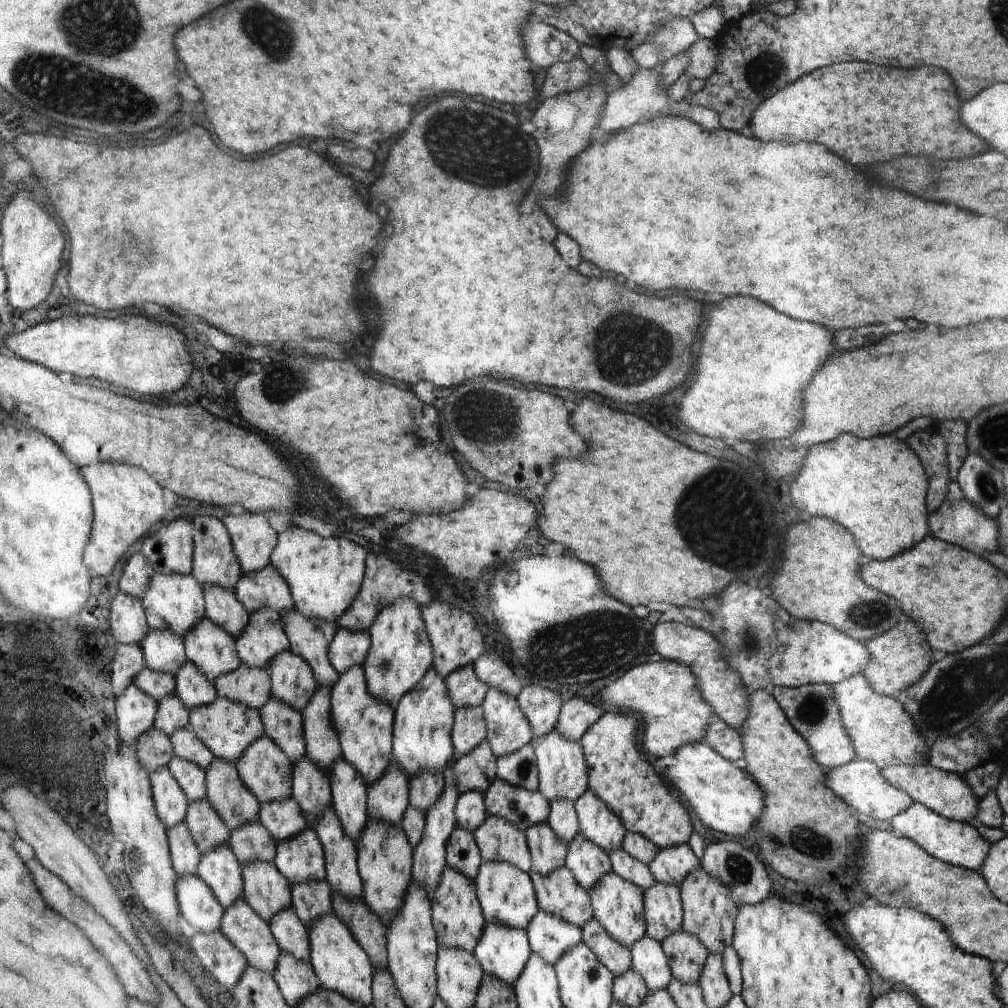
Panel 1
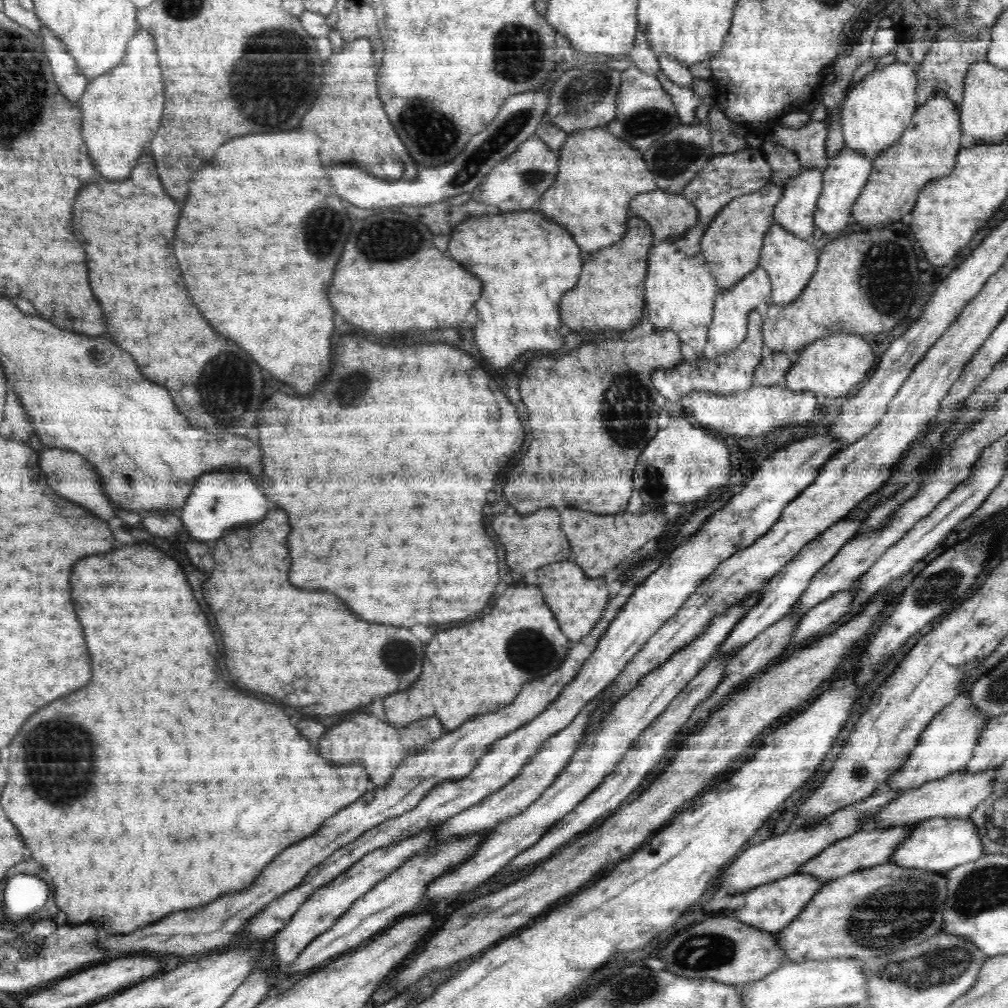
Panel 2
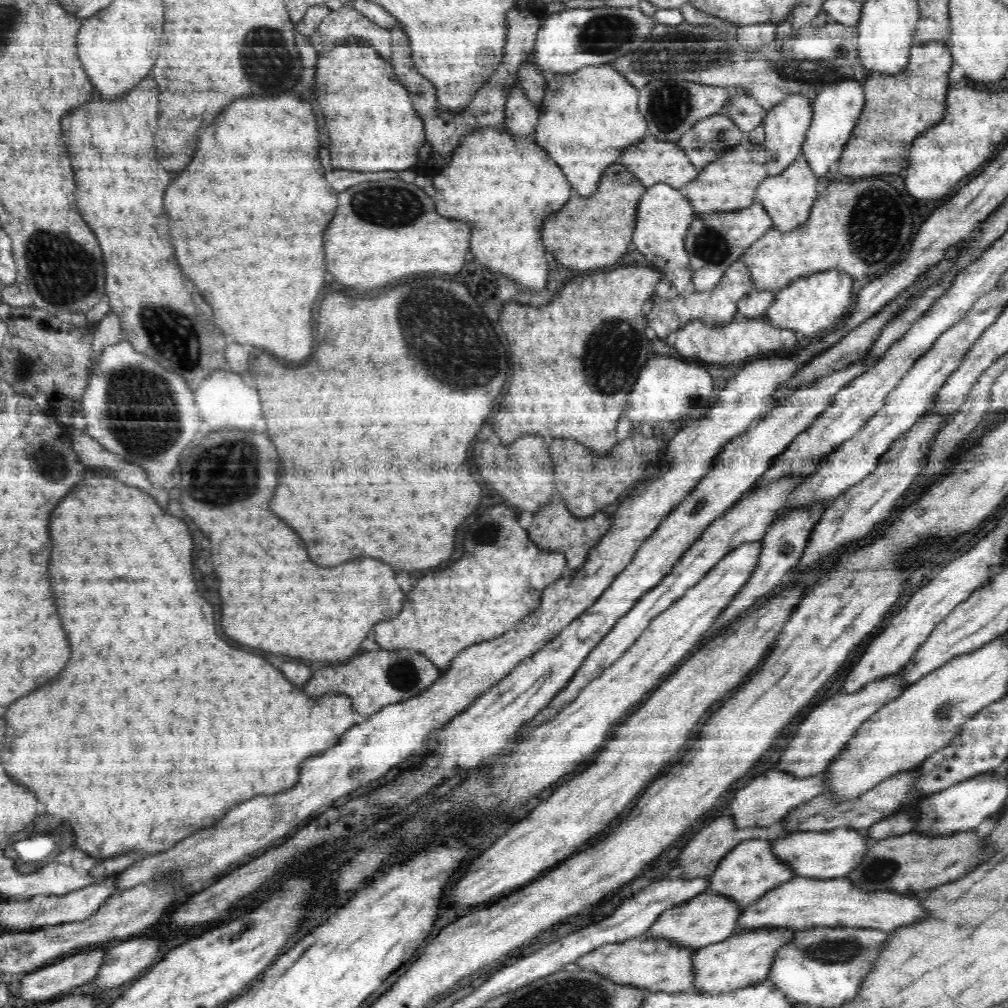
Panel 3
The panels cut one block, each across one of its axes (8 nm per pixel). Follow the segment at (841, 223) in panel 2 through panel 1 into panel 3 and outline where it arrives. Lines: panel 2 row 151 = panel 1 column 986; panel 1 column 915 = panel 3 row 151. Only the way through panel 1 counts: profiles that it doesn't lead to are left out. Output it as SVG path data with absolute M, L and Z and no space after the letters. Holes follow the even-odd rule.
M851 77L823 84L819 89L812 103L813 117L801 149L809 166L818 177L836 168L837 162L842 158L844 146L850 140L851 133L854 132L855 124L864 107L865 90L862 89L860 81Z

